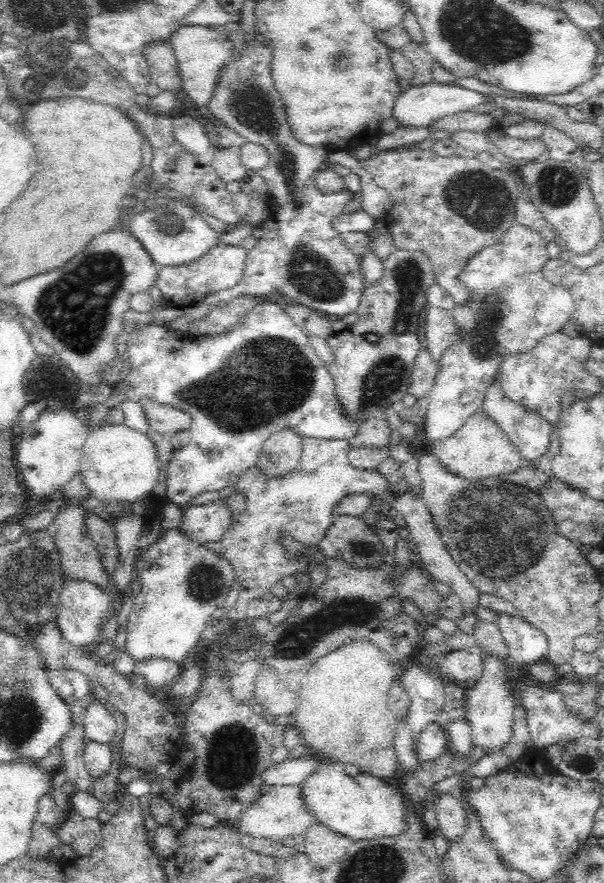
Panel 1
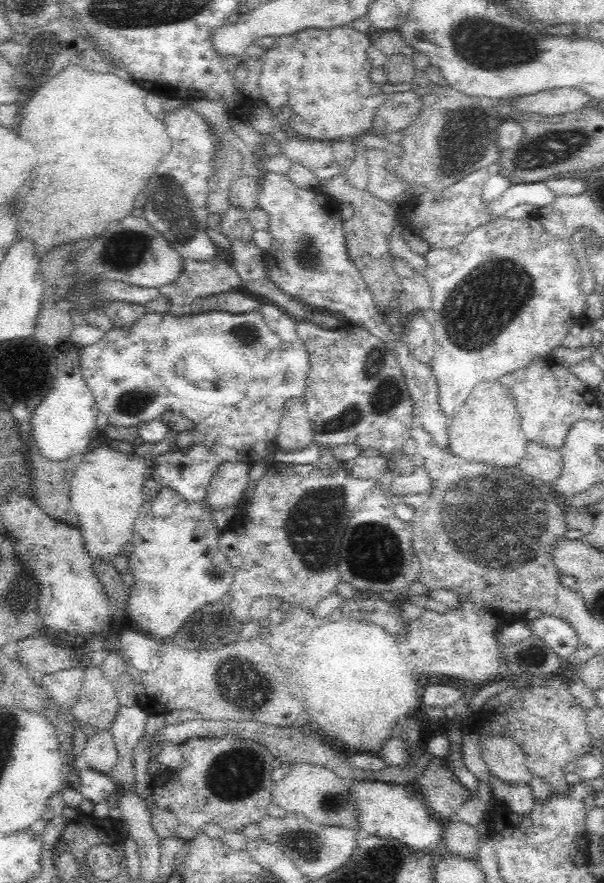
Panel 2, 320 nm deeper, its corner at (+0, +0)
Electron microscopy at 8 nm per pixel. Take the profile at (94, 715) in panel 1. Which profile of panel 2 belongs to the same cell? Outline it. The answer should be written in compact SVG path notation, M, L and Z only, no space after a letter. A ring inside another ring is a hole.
M102 729L102 732L86 739L84 744L81 757L88 767L110 777L115 770L118 754L113 737L108 730Z

